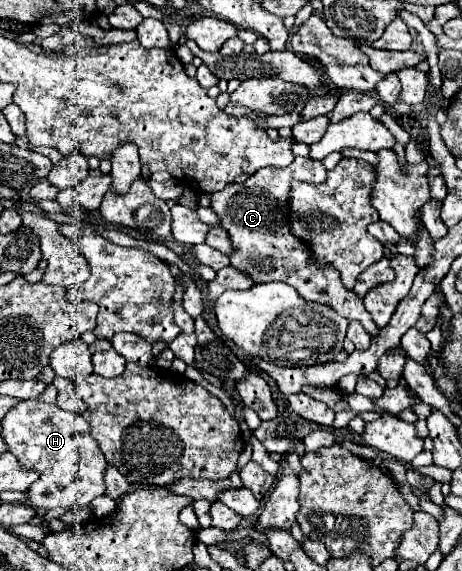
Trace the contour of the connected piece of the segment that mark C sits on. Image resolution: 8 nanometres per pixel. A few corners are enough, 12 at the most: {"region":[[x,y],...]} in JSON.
{"region":[[296,156],[212,192],[232,268],[380,328],[332,266],[288,230],[292,182],[322,184]]}

